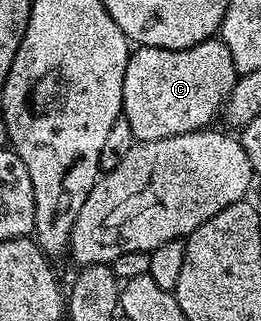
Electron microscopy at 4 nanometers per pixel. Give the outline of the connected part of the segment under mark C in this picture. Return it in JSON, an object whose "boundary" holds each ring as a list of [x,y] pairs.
{"boundary":[[[209,39],[189,49],[141,45],[133,48],[128,55],[126,75],[122,79],[122,119],[130,123],[130,131],[136,141],[166,139],[209,128],[228,102],[230,91],[236,86],[237,76],[234,59],[230,59],[226,43],[219,39]]]}

